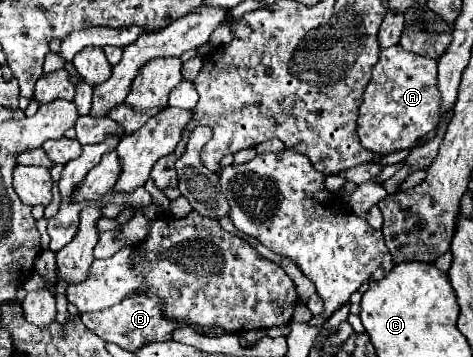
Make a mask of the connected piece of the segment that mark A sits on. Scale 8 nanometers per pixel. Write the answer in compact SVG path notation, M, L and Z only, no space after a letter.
M399 44L383 50L373 68L373 78L365 88L359 108L357 132L367 150L389 154L403 148L413 148L439 122L439 92L437 92L437 60L417 56L403 50Z

